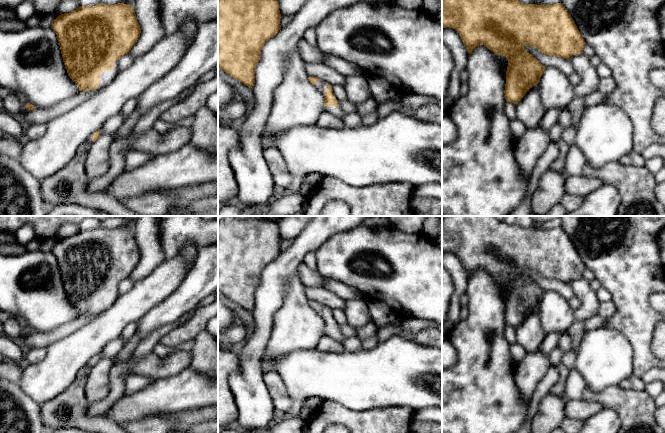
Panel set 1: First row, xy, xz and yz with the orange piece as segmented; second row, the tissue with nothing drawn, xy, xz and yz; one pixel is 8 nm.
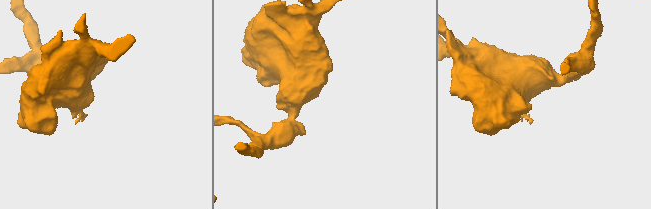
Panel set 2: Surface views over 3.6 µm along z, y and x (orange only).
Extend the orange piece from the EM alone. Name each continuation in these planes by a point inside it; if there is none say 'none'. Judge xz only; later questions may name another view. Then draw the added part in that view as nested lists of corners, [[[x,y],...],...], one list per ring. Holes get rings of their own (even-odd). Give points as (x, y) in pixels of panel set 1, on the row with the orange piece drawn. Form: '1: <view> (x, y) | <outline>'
1: xz (337, 111) | [[[325,106],[324,108],[324,111],[327,111],[327,112],[330,112],[332,113],[333,115],[339,117],[339,118],[343,118],[345,116],[345,112],[341,109],[340,106],[337,106],[337,107],[328,107],[328,106]]]

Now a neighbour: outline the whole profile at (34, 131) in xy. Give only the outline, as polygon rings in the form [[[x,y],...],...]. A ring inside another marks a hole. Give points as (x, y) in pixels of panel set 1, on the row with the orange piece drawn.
[[[30,124],[24,129],[24,134],[29,140],[36,140],[44,135],[46,132],[46,124]]]

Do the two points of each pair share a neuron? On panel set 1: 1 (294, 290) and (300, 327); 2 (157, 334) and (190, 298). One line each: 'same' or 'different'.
1: same
2: different

